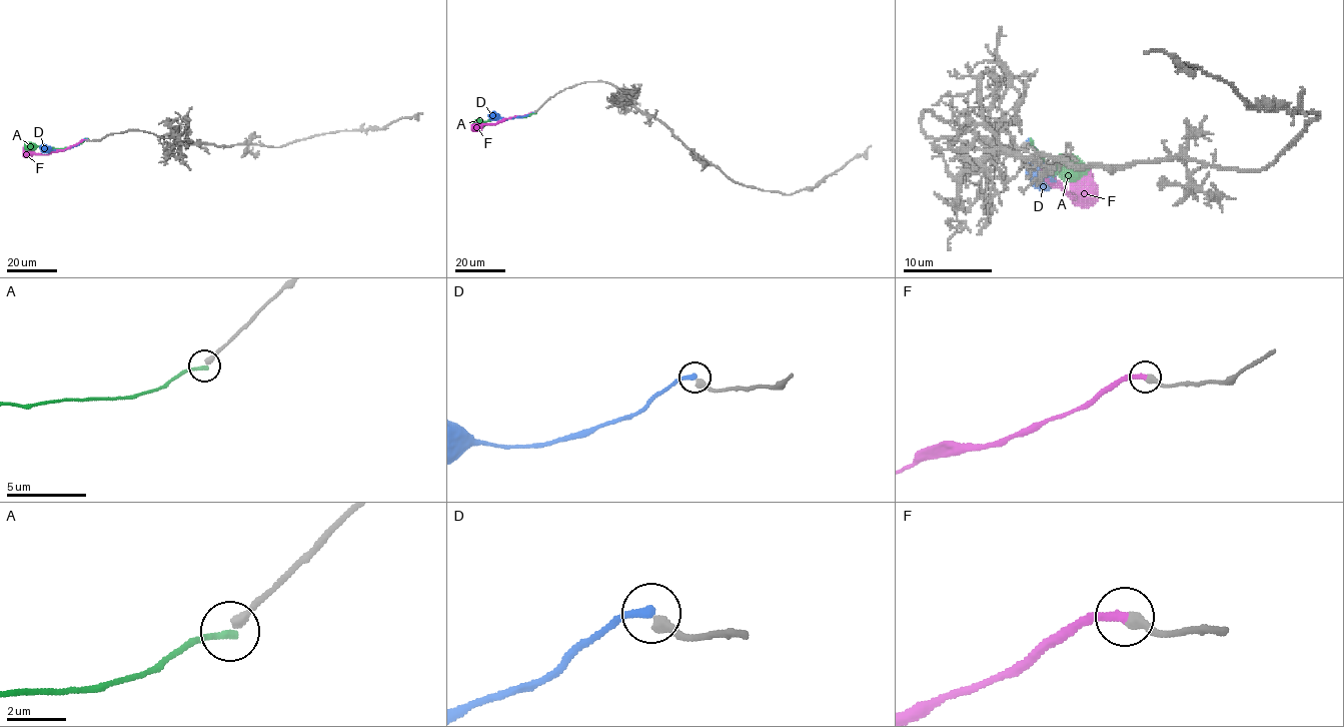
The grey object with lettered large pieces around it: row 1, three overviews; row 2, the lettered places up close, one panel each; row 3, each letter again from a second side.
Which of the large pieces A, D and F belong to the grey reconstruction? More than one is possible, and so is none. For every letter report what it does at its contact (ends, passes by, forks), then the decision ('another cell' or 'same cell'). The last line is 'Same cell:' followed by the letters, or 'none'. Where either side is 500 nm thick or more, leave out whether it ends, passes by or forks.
A: it ends there; same cell
D: it ends there; another cell
F: it ends there; another cell
Same cell: A

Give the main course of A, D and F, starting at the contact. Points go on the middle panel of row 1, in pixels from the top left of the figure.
A: (535, 112), (525, 117), (475, 121), (472, 125)
D: (535, 112), (511, 118), (492, 118), (488, 114)
F: (535, 112), (502, 118), (495, 124), (476, 124), (471, 128)

